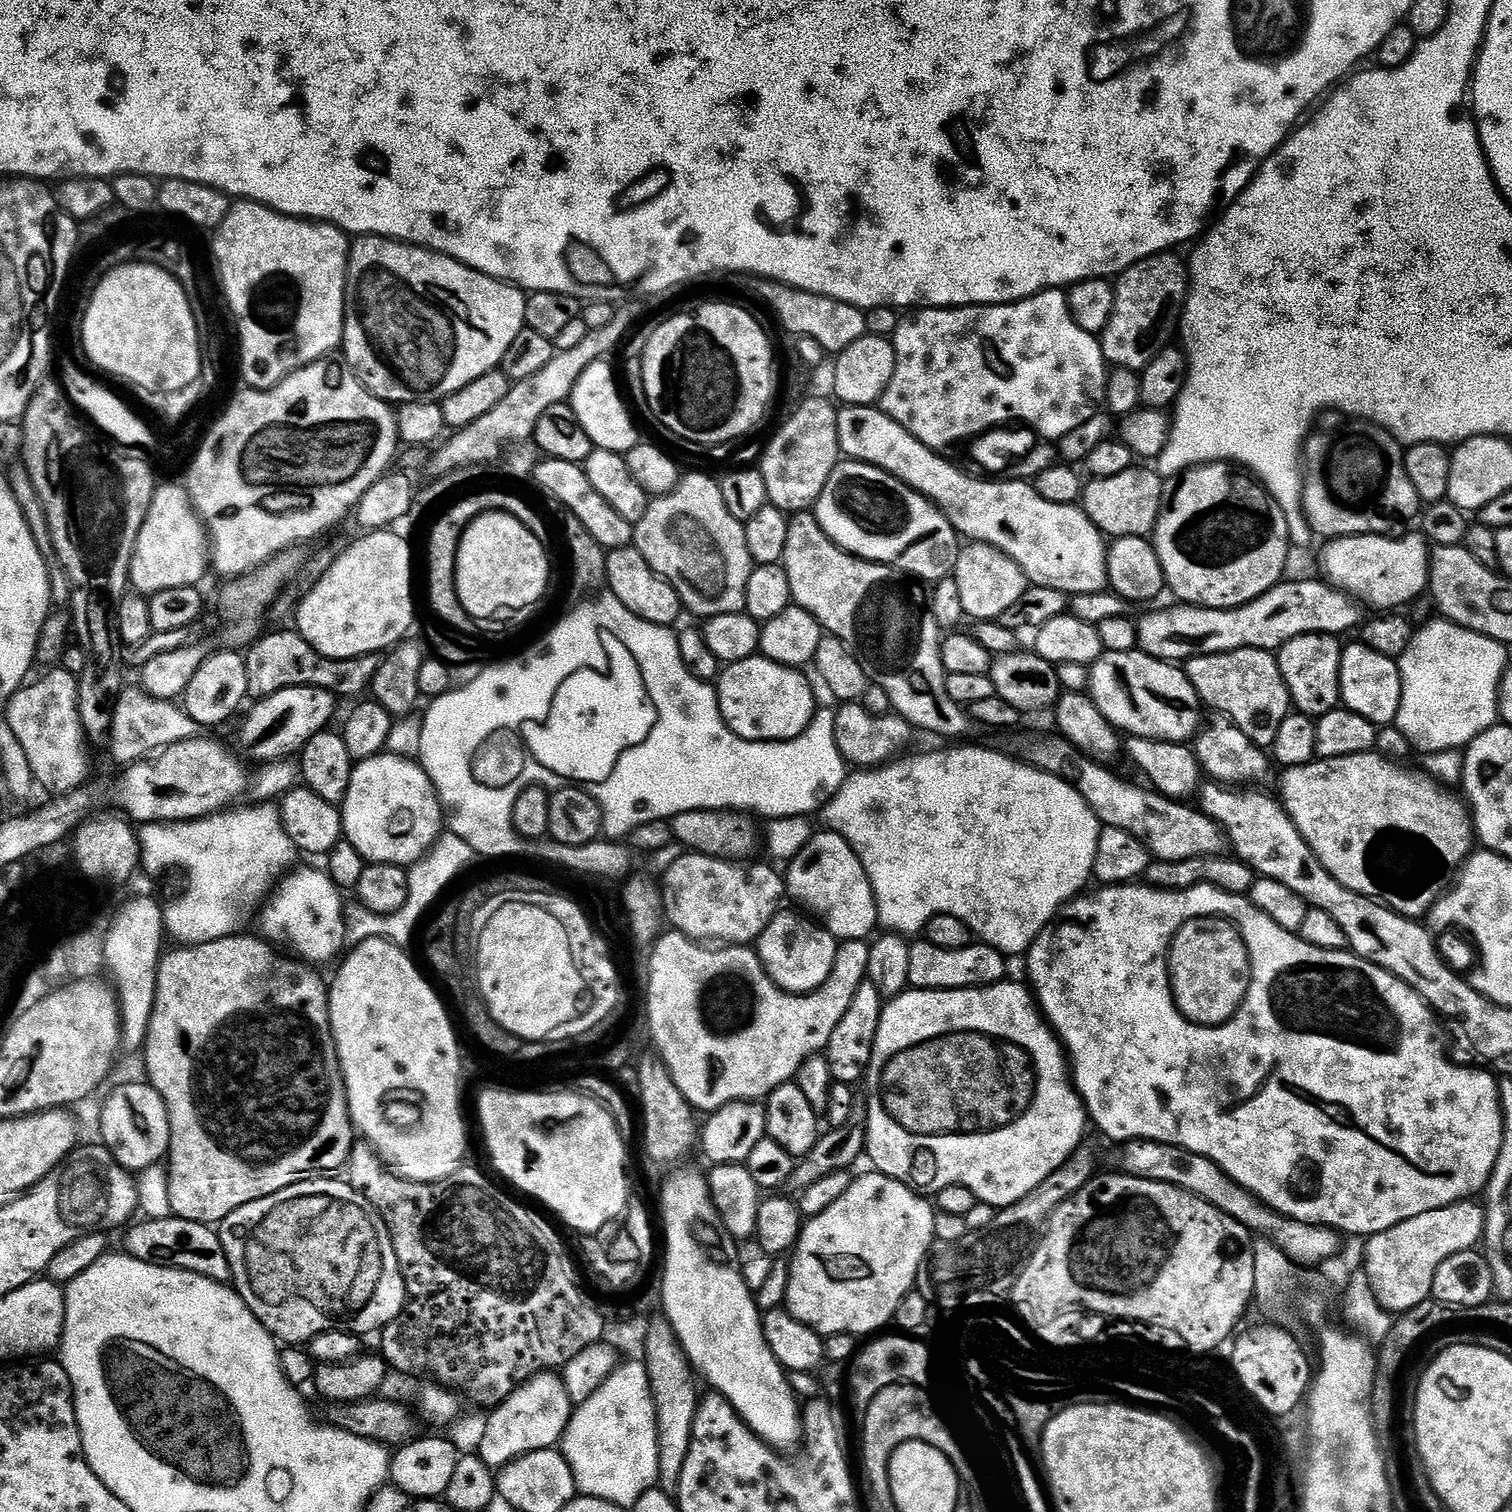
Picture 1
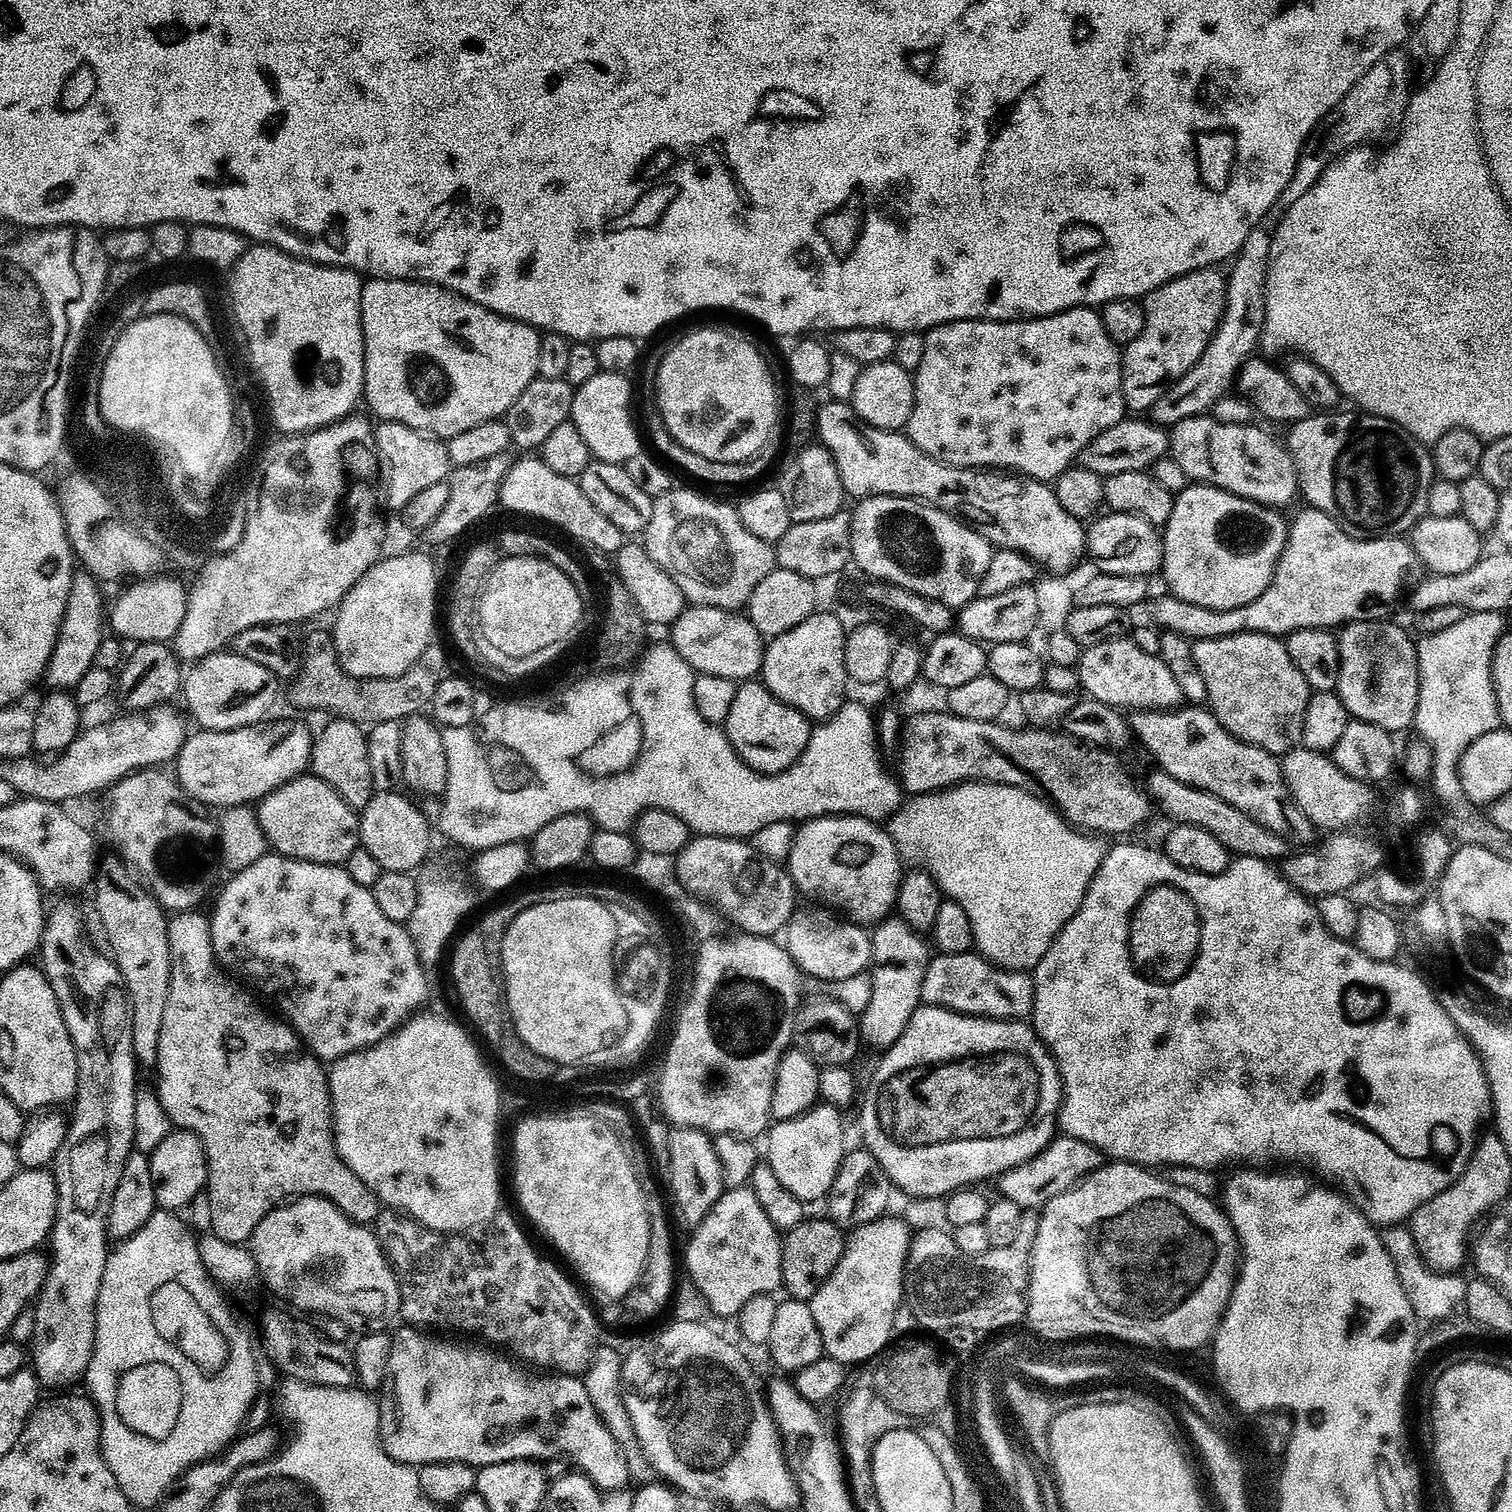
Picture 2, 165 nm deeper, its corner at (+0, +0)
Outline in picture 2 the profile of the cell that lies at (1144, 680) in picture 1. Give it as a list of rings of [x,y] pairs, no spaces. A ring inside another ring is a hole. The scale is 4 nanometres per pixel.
[[[1128,638],[1112,640],[1108,644],[1087,649],[1080,657],[1079,672],[1079,687],[1091,699],[1109,704],[1112,708],[1132,712],[1155,712],[1175,709],[1184,700],[1177,679],[1160,657],[1146,654]]]

